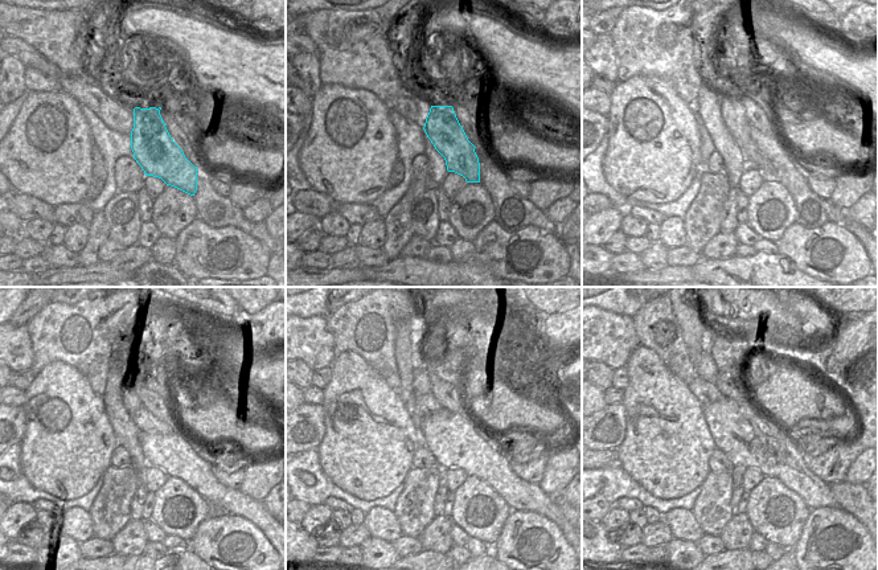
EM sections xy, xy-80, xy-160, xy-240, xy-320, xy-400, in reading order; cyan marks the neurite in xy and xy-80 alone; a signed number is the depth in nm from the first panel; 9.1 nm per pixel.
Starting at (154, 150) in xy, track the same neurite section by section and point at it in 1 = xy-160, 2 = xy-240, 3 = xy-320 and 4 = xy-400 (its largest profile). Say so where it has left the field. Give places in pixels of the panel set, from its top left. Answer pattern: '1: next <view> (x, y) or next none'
1: next xy-160 (733, 113)
2: next xy-240 (131, 392)
3: next xy-320 (421, 385)
4: next xy-400 (705, 366)

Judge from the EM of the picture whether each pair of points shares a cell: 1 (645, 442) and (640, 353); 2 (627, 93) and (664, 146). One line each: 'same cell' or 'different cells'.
1: same cell
2: same cell

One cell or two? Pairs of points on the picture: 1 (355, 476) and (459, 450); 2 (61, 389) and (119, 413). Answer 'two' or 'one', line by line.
1: two
2: two

